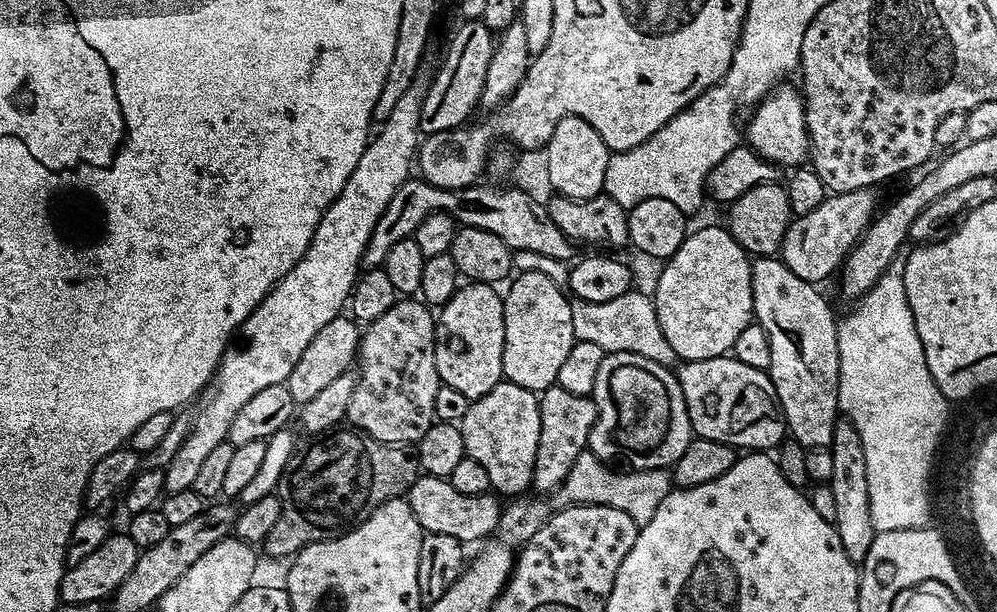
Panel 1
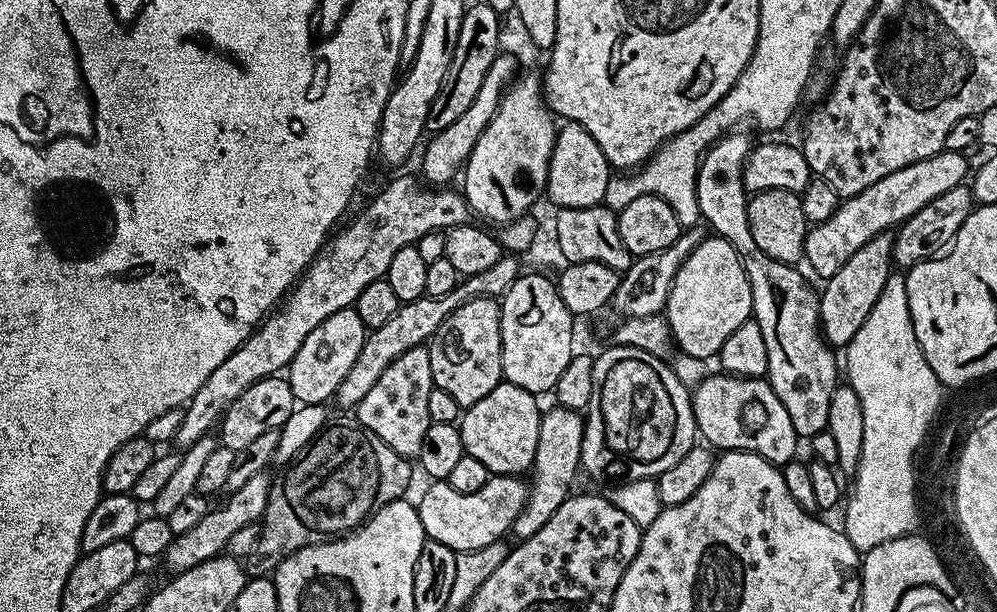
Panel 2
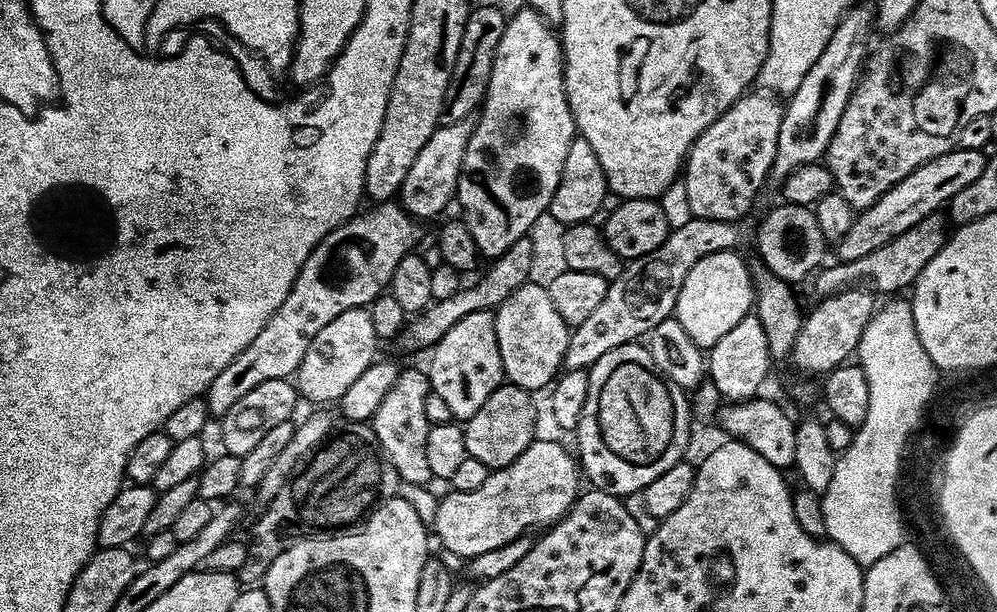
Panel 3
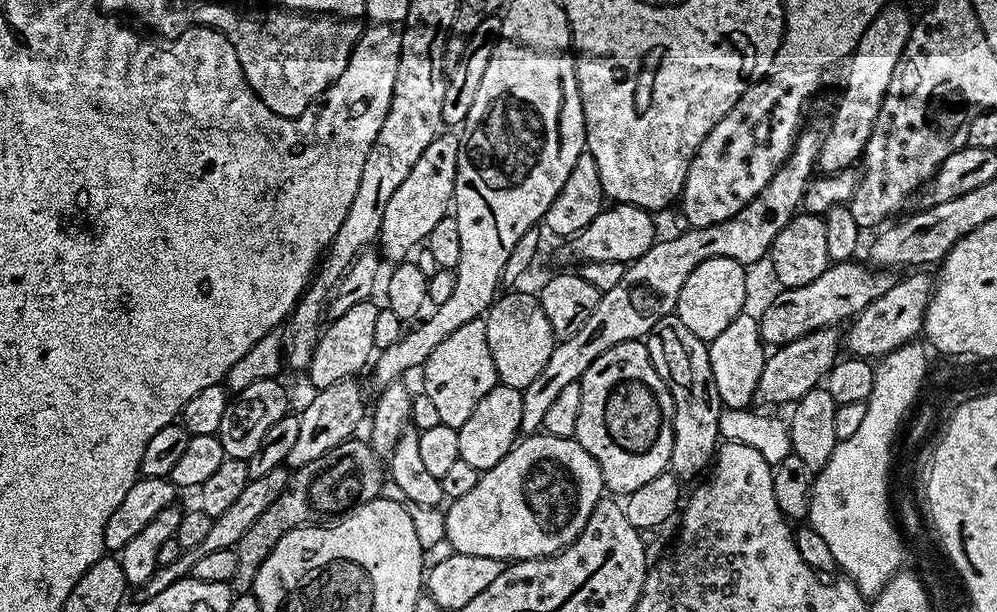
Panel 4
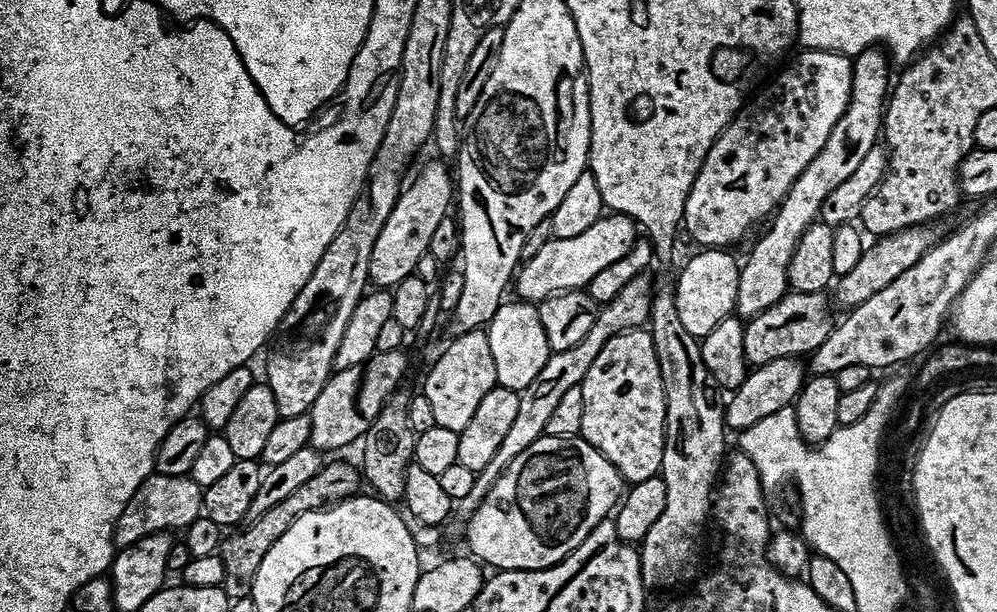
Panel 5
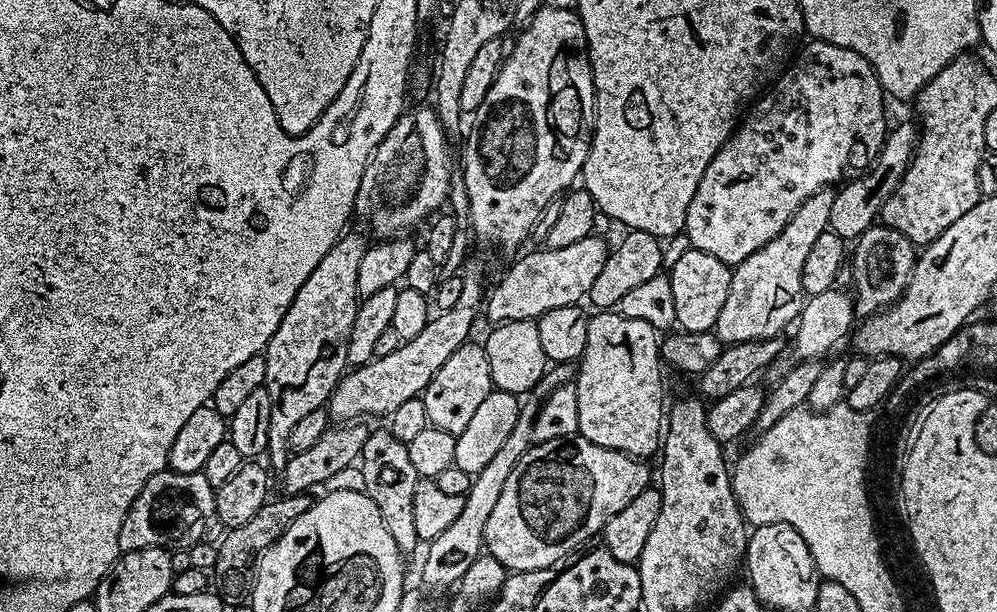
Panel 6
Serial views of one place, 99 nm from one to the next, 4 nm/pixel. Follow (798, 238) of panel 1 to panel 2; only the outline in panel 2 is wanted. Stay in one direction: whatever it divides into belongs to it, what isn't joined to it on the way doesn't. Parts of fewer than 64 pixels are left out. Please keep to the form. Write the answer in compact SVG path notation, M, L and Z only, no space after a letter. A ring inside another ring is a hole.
M939 152L922 162L902 166L902 170L894 170L894 174L886 174L886 178L874 182L874 186L866 186L866 190L862 190L857 196L841 199L830 218L809 227L804 243L806 264L820 278L833 276L838 270L842 270L842 265L857 250L862 250L862 246L870 242L870 238L903 224L905 220L918 214L922 206L934 202L938 194L946 194L946 190L954 190L954 186L965 183L969 175L968 158L963 152Z

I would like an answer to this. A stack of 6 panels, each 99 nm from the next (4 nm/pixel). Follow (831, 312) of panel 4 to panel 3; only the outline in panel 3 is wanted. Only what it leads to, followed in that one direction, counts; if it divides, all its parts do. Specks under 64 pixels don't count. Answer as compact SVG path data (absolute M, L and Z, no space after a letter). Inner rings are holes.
M943 211L931 212L926 218L922 218L922 222L918 222L918 226L910 226L910 230L906 230L886 246L878 246L878 250L857 260L845 260L832 265L829 263L827 266L821 267L814 276L817 290L824 296L832 296L836 292L841 292L843 288L859 285L864 282L864 279L869 280L867 283L877 293L900 294L903 293L900 292L903 288L904 291L911 289L918 274L922 274L922 270L926 270L926 262L930 262L930 258L934 258L934 254L938 254L938 250L942 250L942 246L948 240L950 227L948 228L947 223L949 224L949 221Z

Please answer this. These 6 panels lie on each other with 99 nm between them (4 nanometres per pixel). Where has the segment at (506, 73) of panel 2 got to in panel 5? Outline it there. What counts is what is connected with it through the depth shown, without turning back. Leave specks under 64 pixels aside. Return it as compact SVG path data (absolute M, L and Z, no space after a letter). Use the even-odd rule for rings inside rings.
M433 159L413 180L411 177L403 185L400 197L394 202L394 210L390 210L390 218L386 218L386 226L382 226L382 231L378 233L374 250L370 250L368 279L377 289L391 290L398 282L402 282L402 278L415 273L419 258L428 254L430 238L438 222L449 215L448 207L453 207L453 173L443 159Z

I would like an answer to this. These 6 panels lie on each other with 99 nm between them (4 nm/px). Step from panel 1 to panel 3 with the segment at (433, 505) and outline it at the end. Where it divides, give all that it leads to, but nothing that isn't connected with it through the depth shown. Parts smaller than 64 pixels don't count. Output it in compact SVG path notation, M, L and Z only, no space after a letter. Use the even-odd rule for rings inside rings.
M537 438L532 441L530 446L526 446L526 450L522 450L522 454L518 454L518 458L514 458L514 462L510 462L506 466L489 471L486 482L478 490L470 490L469 492L454 492L449 491L448 496L444 496L440 500L440 505L436 508L436 517L430 520L431 527L434 529L434 536L441 540L449 549L447 550L451 555L461 558L471 558L478 554L486 554L486 550L498 550L498 546L506 546L506 542L514 542L514 538L531 533L531 528L540 528L536 530L547 530L552 527L553 524L557 524L562 517L568 515L568 512L572 509L572 504L575 502L577 496L582 491L582 469L578 463L577 457L573 455L571 451L567 452L562 445L556 440L543 440L543 438Z

